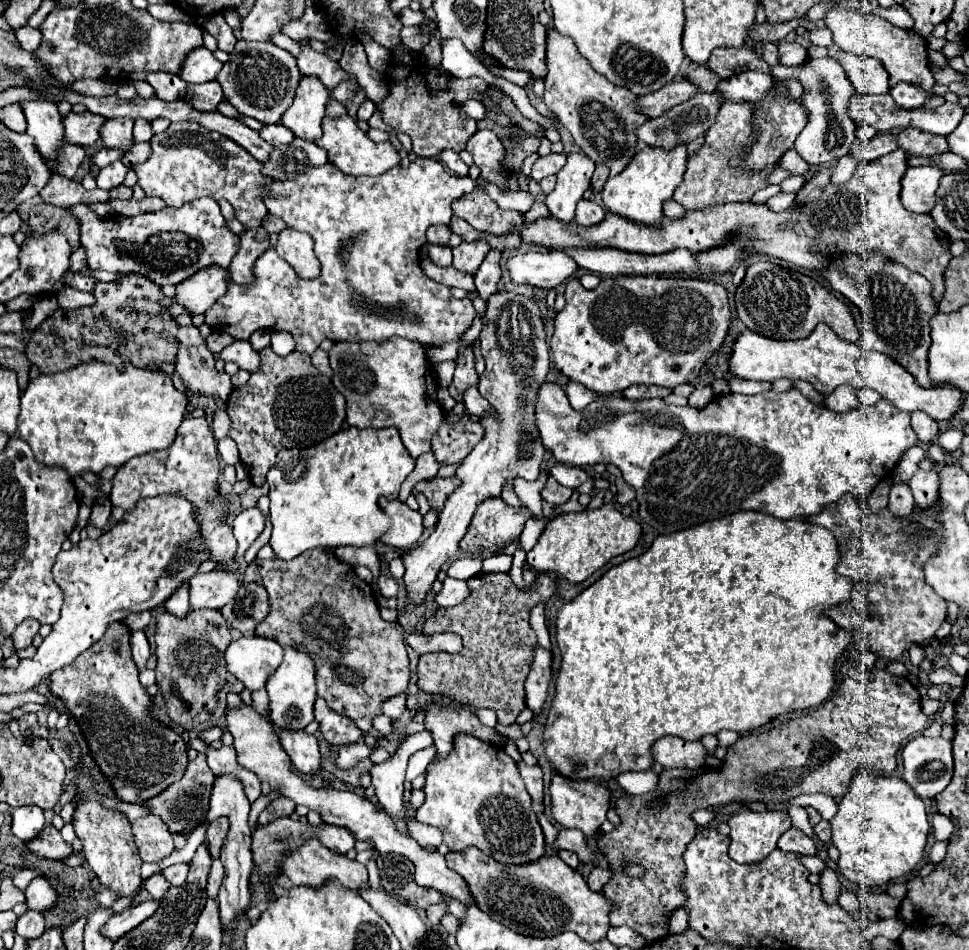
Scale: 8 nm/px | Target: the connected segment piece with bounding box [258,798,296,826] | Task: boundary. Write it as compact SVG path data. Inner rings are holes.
M276 798L276 800L272 800L272 802L266 806L266 810L260 814L258 826L264 826L266 822L270 824L272 820L282 818L282 816L290 816L290 814L294 812L294 808L296 808L296 804L292 804L292 800L288 800L288 798Z

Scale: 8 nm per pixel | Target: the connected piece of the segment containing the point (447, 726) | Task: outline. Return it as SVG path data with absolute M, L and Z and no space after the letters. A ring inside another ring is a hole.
M426 706L426 728L432 732L438 758L442 760L448 752L452 752L452 736L456 736L456 732L468 732L470 736L496 746L506 744L506 736L502 736L496 728L484 726L470 708Z

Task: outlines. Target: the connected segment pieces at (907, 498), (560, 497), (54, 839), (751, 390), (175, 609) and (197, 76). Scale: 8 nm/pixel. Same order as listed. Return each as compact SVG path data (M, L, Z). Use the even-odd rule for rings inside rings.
M896 482L890 490L890 504L888 508L892 510L892 514L896 516L908 516L914 508L914 500L912 500L912 490L908 490L906 482Z
M548 476L544 488L542 488L542 498L552 504L552 506L558 506L558 504L564 504L570 496L572 496L574 490L570 488L564 488L562 484L556 484L556 480L552 480L552 476Z
M48 824L38 838L34 838L32 842L28 842L28 848L32 852L36 852L38 856L44 858L56 858L56 860L64 860L72 854L72 846L68 842L62 840L60 830L56 830L52 824Z
M733 378L730 379L730 388L732 392L738 394L760 394L772 390L772 382L752 382L752 380Z
M186 582L168 598L166 610L178 618L184 618L188 614L190 606L188 606L188 584Z
M196 48L184 60L180 76L182 76L182 80L186 80L190 84L200 84L200 82L216 80L222 66L224 64L208 48Z

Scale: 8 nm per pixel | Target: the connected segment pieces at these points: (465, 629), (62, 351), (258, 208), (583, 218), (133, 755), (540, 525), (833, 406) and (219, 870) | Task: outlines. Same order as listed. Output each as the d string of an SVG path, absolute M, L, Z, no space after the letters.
M508 573L478 574L468 580L470 596L454 606L454 608L438 608L432 618L424 624L424 634L436 634L436 632L456 632L462 634L464 648L458 654L424 654L418 662L418 690L434 696L448 696L460 704L468 704L470 708L492 708L498 714L498 724L512 724L526 708L524 702L524 682L528 678L532 660L534 660L534 646L538 644L536 634L530 626L530 610L542 602L542 596L536 592L520 590Z
M128 272L120 274L116 282L96 282L92 294L96 304L64 310L62 318L46 318L36 328L26 356L42 374L64 372L92 360L112 364L120 370L126 364L134 364L136 368L154 372L160 372L162 364L176 364L180 348L176 332L180 324L168 310L162 310L160 300L166 298L162 286L152 284L146 276Z
M190 120L170 124L162 134L152 136L152 156L144 164L134 166L134 170L138 174L138 186L146 196L158 196L166 206L174 208L202 196L216 200L226 198L236 208L236 218L246 228L258 228L262 224L268 214L264 202L266 186L276 182L262 174L262 164L240 148L240 144L220 136L220 132L208 132Z
M580 200L578 202L578 206L576 206L576 224L580 224L580 226L594 226L594 224L598 224L598 222L602 222L604 220L604 216L606 216L606 212L604 212L604 208L602 206L598 206L596 202L592 202L592 200Z
M124 622L110 624L104 638L98 640L92 648L88 648L88 652L82 652L80 658L76 658L70 666L56 670L50 676L50 690L66 702L68 712L80 722L96 764L110 778L112 786L116 788L122 800L146 802L184 776L188 766L186 742L178 734L174 734L166 726L160 726L148 716L148 706L152 698L138 680L138 668L130 652L130 628Z
M530 518L524 526L524 530L519 537L520 546L525 552L529 552L537 543L541 533L545 528L543 519Z
M840 386L840 388L836 388L836 392L832 392L830 396L826 396L824 404L826 404L826 408L830 408L834 412L854 410L856 406L860 406L860 402L858 402L858 390L852 388L852 386Z
M216 858L214 864L212 864L212 870L210 870L210 876L208 876L208 888L206 888L210 898L216 898L218 888L220 888L220 884L222 884L222 878L224 878L224 866L220 864L220 858Z

